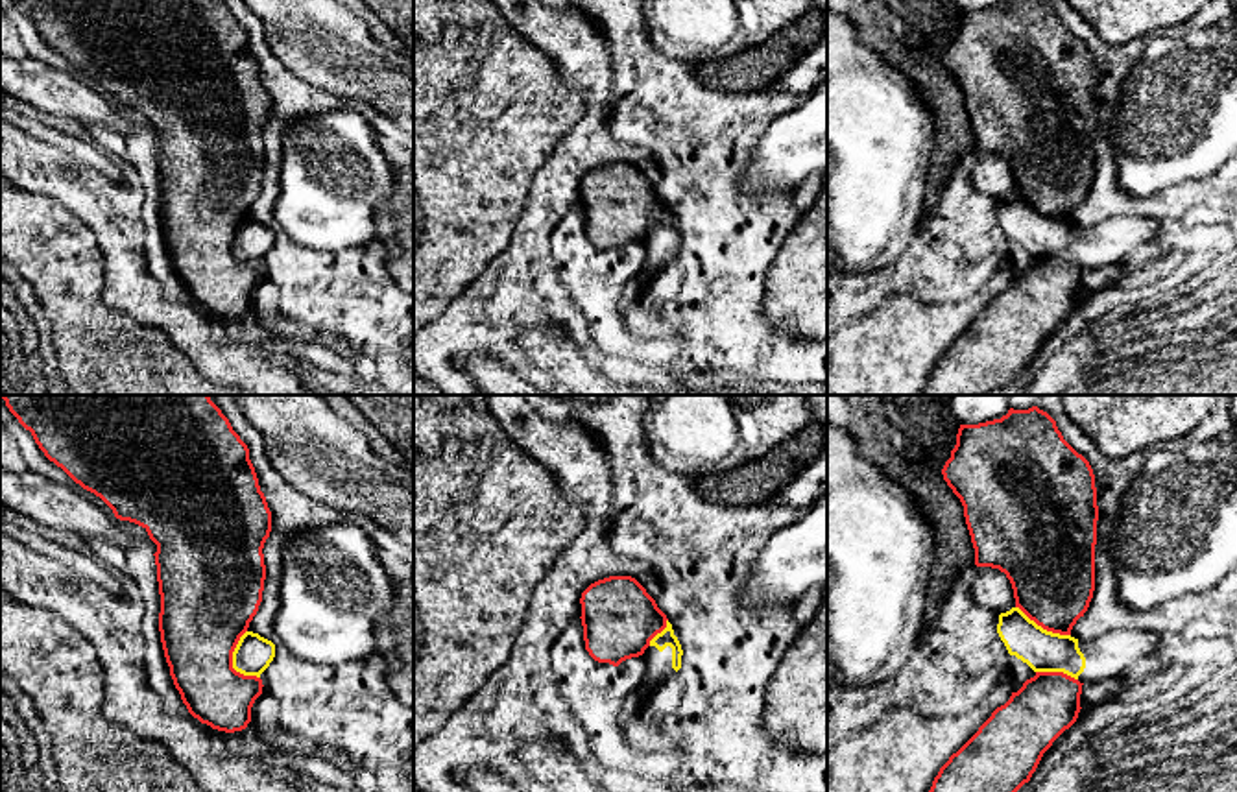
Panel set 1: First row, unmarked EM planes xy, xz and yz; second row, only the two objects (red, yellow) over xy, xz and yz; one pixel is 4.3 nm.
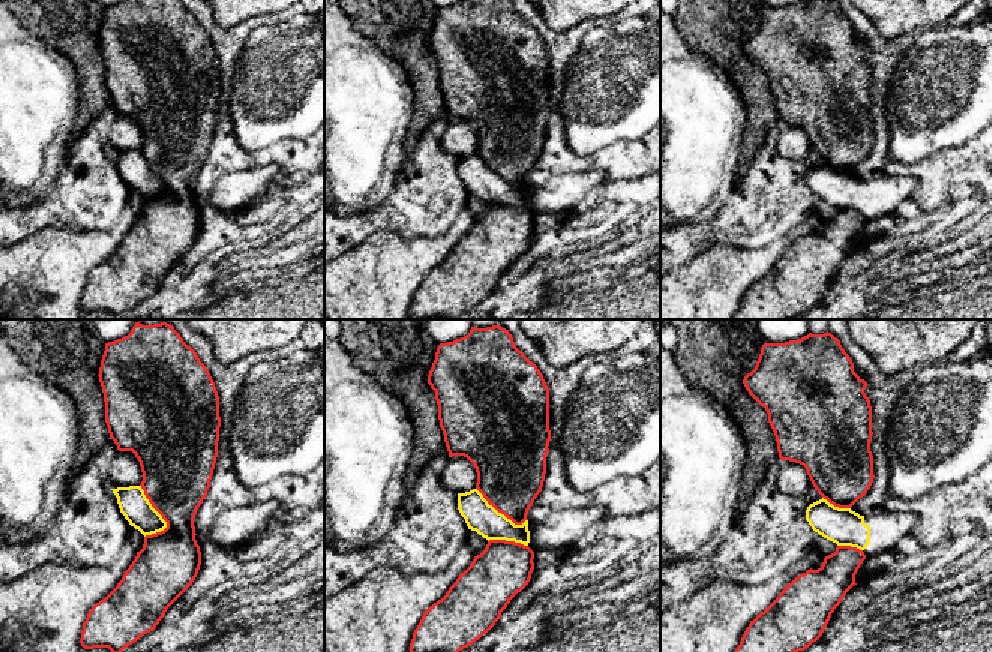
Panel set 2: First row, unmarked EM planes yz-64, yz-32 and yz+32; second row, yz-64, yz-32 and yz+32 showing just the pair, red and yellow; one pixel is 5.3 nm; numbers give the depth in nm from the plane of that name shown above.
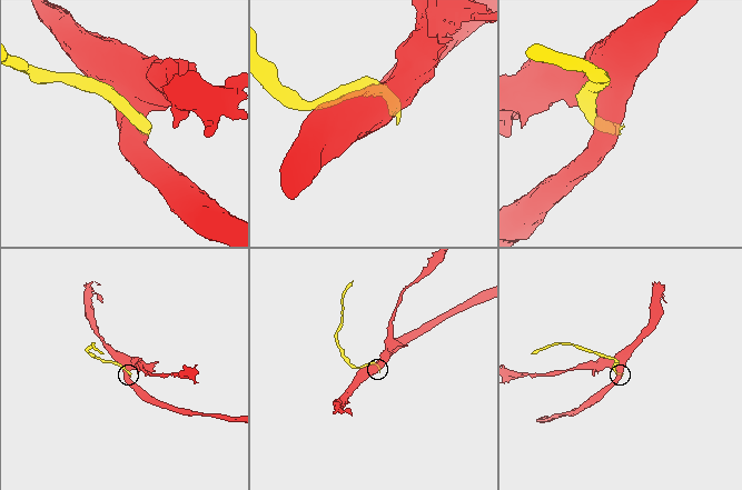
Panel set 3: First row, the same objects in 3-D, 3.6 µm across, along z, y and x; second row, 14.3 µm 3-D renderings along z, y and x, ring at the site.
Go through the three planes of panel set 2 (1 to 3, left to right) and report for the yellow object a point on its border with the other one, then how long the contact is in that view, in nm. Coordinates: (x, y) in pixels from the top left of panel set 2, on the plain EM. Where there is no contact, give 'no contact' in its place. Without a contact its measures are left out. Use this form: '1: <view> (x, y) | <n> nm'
1: yz-64 (161, 179) | 280 nm
2: yz-32 (500, 176) | 340 nm
3: yz+32 (836, 170) | 170 nm

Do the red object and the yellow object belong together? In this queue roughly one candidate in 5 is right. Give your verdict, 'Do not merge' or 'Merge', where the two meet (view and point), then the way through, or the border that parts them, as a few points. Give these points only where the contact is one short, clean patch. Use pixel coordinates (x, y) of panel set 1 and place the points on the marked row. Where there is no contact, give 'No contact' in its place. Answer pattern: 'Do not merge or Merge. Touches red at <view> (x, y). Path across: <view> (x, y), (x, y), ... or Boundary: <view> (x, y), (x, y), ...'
Do not merge. Touches red at xy (231, 661). Boundary: xy (246, 630), (233, 652), (233, 667), (259, 678)

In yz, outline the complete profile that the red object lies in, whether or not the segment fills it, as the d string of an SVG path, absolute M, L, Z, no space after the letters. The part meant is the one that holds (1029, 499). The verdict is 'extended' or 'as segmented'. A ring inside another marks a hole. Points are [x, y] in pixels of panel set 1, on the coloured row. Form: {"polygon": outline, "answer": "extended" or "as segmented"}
{"polygon": "M1038 406L1010 408L1001 419L960 425L956 445L942 469L964 506L975 565L999 569L1012 583L1015 607L1047 631L1071 635L1095 591L1097 487L1089 462L1062 436L1056 421Z", "answer": "as segmented"}

